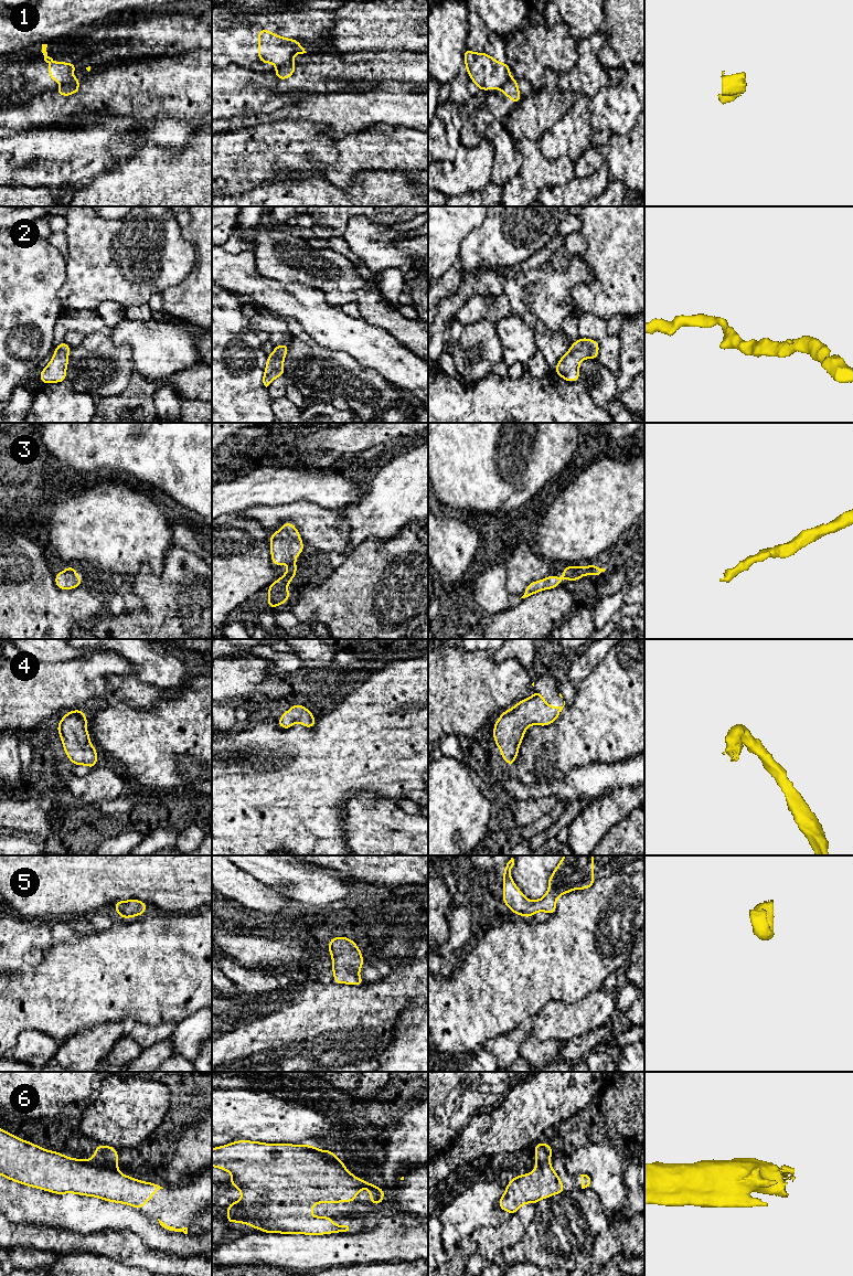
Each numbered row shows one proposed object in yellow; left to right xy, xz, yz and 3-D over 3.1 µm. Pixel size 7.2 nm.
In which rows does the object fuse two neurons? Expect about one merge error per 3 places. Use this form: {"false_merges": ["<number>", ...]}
{"false_merges": ["1"]}

